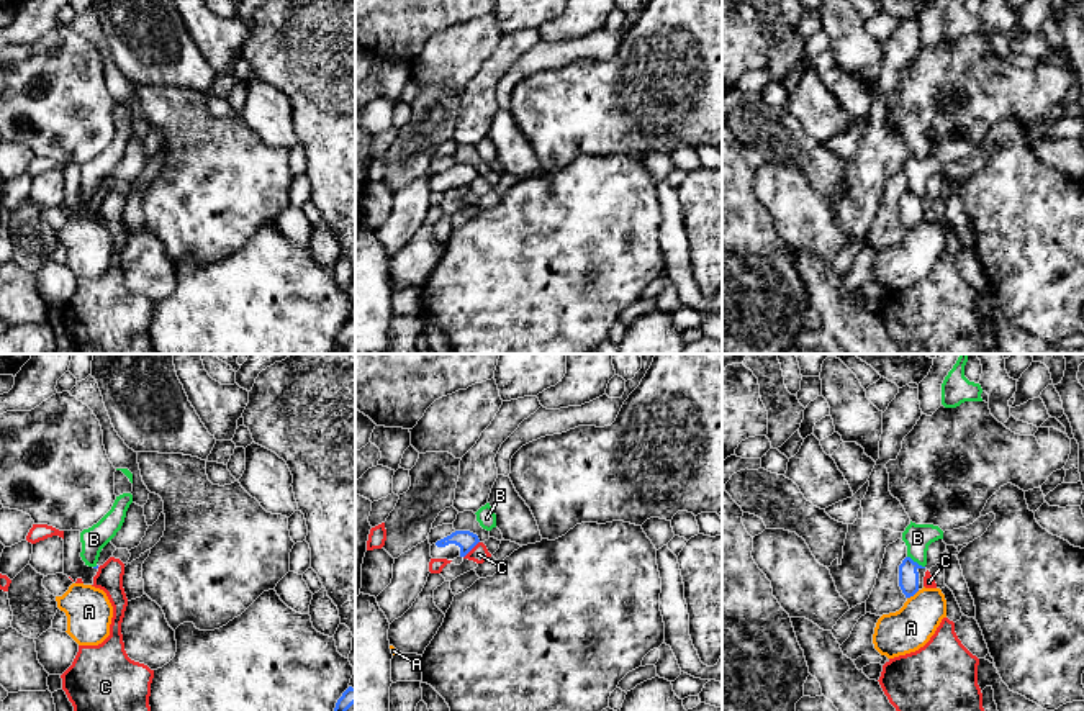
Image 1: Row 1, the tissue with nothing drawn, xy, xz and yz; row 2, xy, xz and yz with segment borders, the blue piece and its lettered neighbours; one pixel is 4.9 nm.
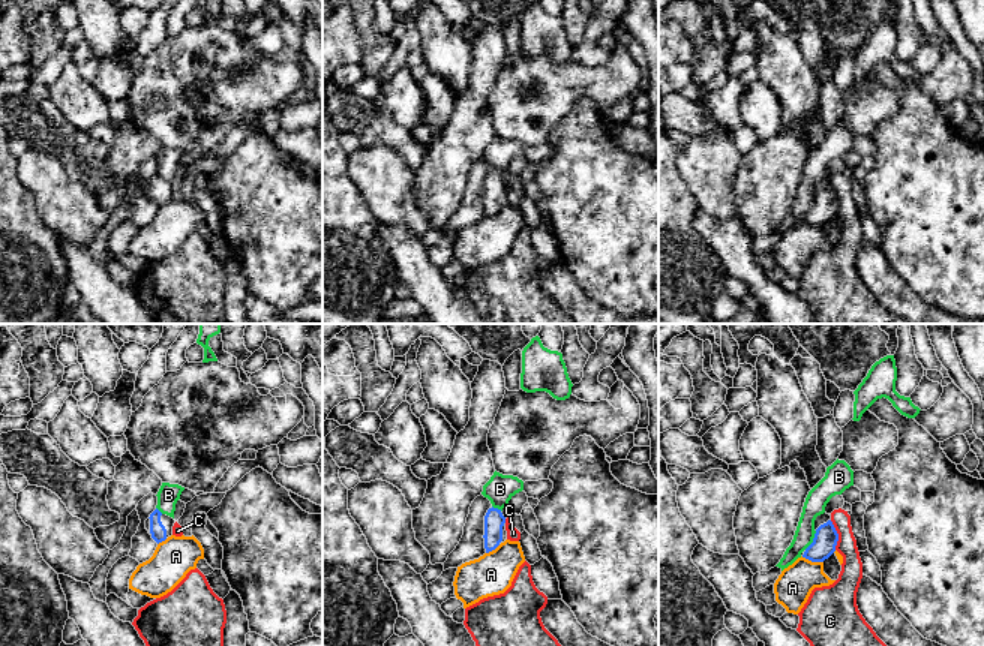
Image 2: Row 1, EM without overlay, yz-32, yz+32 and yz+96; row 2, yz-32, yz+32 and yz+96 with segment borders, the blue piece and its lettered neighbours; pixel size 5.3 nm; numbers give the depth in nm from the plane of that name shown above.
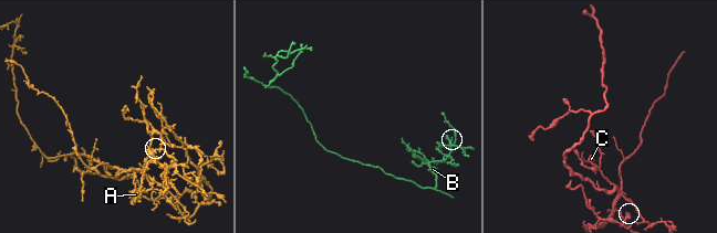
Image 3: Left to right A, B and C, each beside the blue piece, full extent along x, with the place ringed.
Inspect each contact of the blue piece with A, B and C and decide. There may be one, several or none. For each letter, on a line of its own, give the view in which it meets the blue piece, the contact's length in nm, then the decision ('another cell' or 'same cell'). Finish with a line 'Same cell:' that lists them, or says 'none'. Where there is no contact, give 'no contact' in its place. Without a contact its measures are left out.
A: yz | 80 nm | another cell
B: yz | 110 nm | another cell
C: xz | 120 nm | another cell
Same cell: none

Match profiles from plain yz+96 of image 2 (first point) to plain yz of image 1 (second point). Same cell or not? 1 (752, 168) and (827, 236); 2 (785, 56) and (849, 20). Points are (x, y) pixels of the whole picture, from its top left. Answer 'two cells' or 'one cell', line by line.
1: two cells
2: one cell

